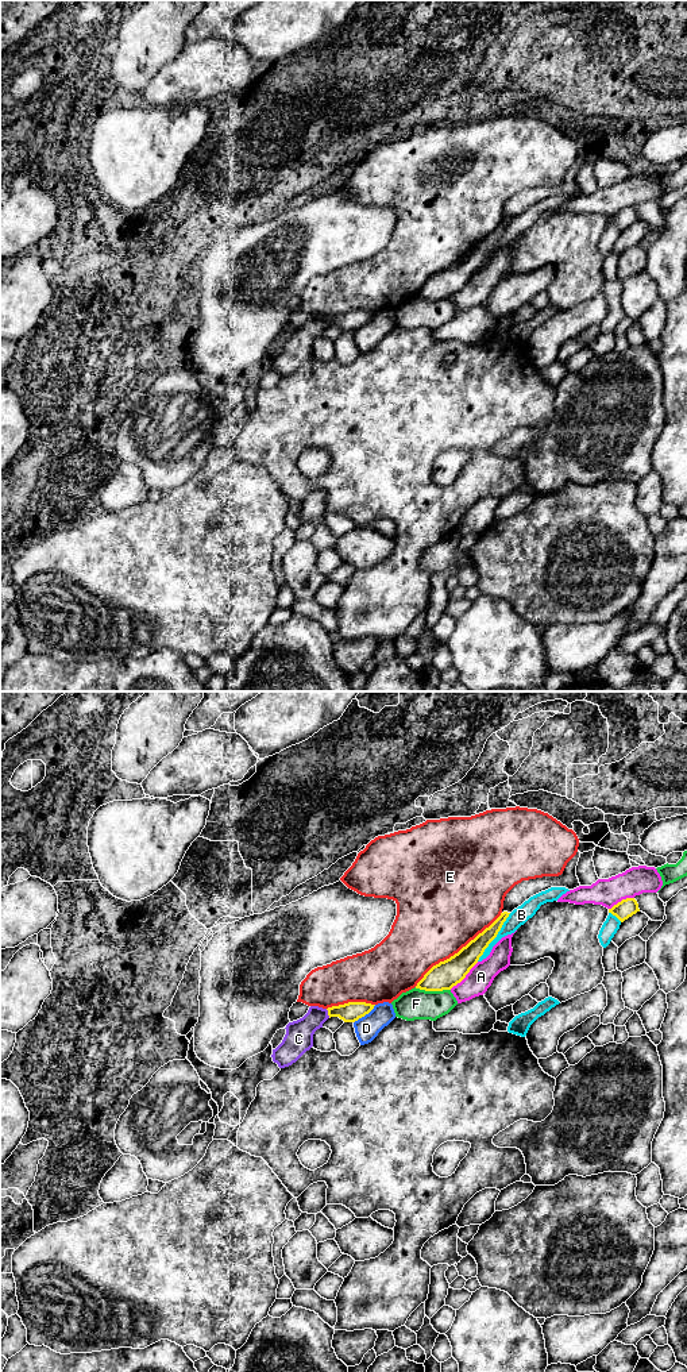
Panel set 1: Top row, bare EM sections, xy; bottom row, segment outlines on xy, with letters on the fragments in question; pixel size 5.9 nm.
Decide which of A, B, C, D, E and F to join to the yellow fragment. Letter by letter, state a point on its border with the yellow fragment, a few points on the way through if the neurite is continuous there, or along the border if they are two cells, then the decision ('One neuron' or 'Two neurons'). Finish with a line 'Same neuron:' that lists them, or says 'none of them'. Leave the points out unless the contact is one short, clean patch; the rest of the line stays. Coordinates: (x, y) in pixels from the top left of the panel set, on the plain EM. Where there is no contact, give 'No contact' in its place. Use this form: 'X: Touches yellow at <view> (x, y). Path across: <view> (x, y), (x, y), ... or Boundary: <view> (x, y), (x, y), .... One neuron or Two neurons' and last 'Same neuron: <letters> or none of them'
A: Touches yellow at xy (464, 285). Two neurons
B: Touches yellow at xy (496, 245). Two neurons
C: Touches yellow at xy (328, 322). Boundary: xy (325, 318), (330, 326). Two neurons
D: Touches yellow at xy (365, 323). Two neurons
E: Touches yellow at xy (459, 259). Two neurons
F: Touches yellow at xy (432, 299). Two neurons
Same neuron: none of them

